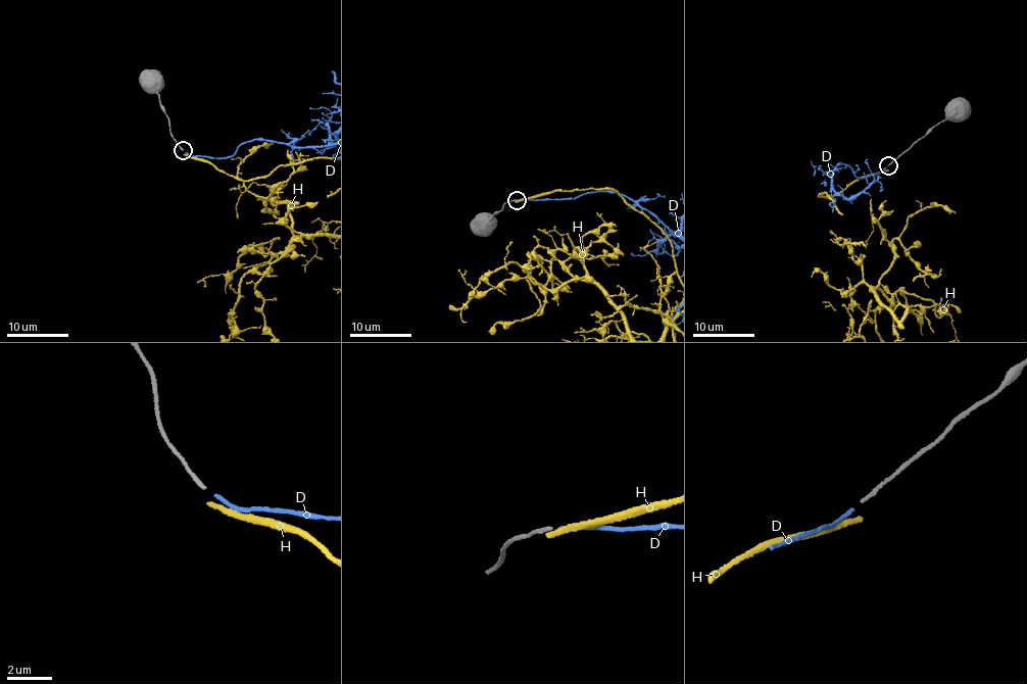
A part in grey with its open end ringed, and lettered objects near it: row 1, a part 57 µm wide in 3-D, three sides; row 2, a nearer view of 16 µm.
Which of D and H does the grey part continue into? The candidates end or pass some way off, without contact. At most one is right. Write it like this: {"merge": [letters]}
{"merge": ["D"]}

